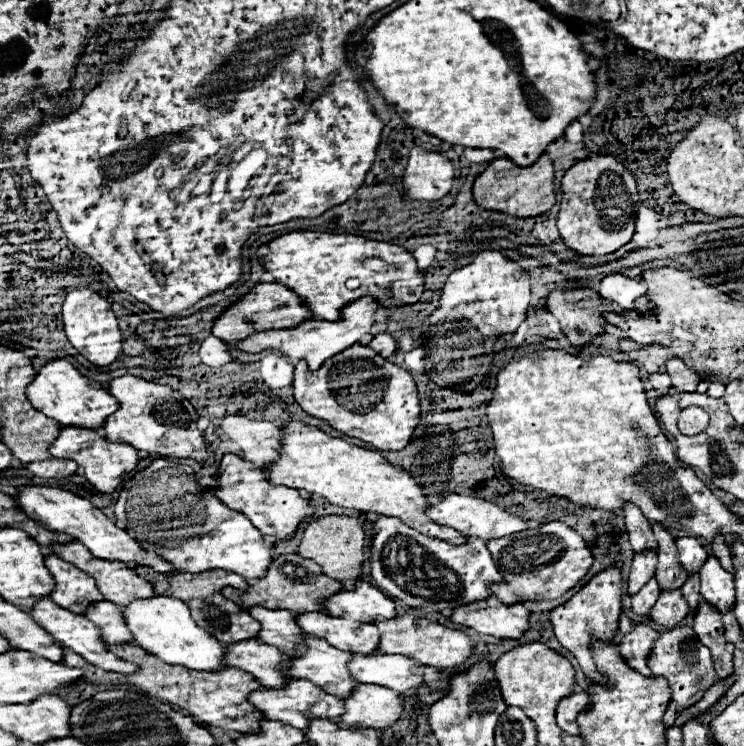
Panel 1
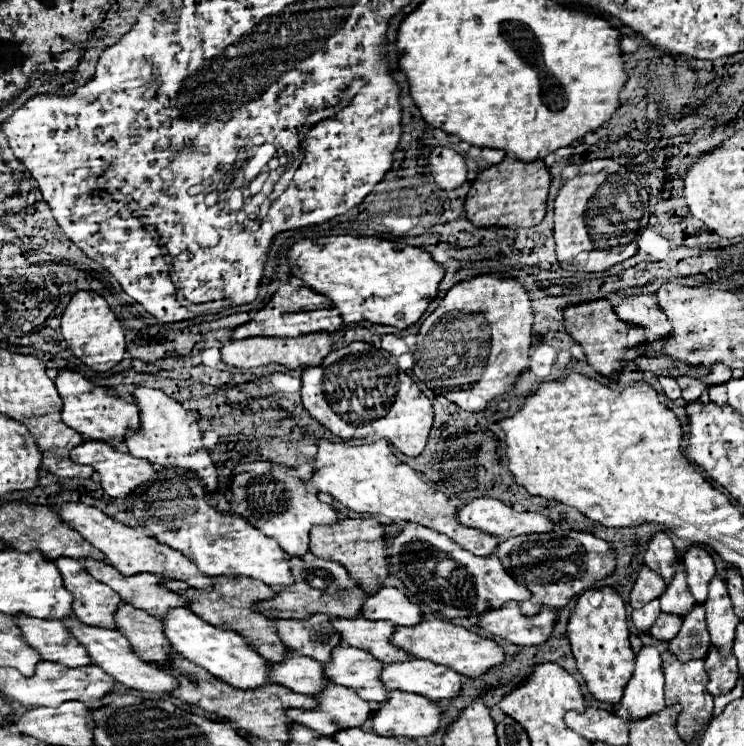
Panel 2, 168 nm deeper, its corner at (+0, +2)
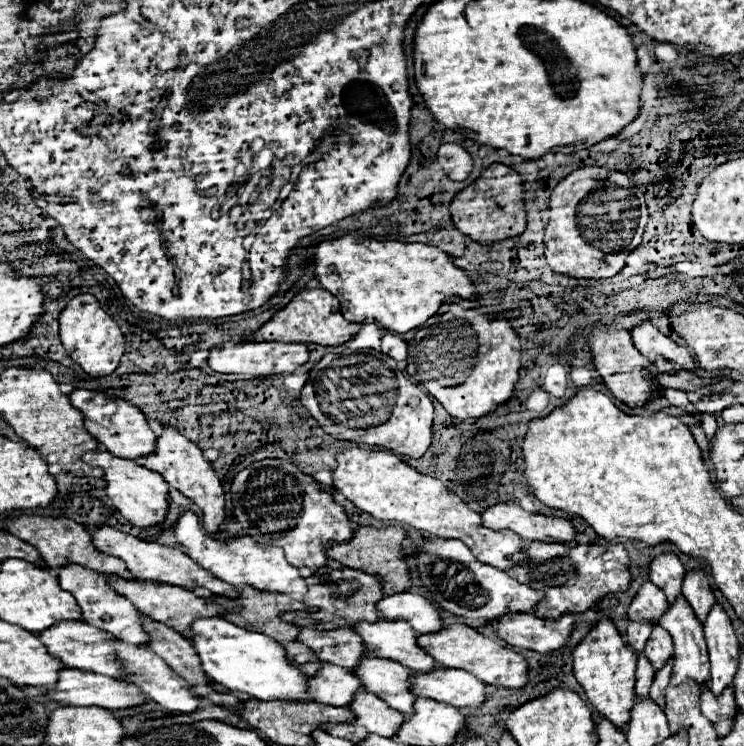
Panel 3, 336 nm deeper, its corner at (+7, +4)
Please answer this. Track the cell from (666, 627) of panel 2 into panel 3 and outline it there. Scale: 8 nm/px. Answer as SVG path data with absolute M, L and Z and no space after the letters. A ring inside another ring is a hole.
M653 626L653 634L647 642L645 656L651 662L653 672L659 672L669 662L669 658L673 656L673 638L669 636L669 632L665 632L665 628Z

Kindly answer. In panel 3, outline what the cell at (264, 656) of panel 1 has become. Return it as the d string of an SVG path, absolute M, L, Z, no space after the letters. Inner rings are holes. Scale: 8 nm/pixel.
M323 664L317 676L309 678L311 698L329 706L349 706L359 690L363 690L361 680L343 666Z

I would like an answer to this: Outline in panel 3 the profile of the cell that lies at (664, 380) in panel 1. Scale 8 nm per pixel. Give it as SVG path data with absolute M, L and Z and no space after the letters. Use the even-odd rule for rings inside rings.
M665 388L665 390L663 390L663 396L669 400L671 406L681 408L683 412L691 412L691 414L701 422L701 414L699 414L697 408L687 400L687 394L685 394L685 392L679 392L679 390L673 390L673 388Z

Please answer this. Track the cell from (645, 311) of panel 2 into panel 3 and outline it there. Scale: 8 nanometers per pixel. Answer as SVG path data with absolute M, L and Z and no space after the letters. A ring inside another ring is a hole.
M641 324L637 328L631 330L635 348L649 360L655 362L659 356L665 360L671 360L675 364L679 364L683 370L695 372L697 364L691 356L691 352L685 346L679 346L677 342L673 342L669 336L663 336L653 324Z

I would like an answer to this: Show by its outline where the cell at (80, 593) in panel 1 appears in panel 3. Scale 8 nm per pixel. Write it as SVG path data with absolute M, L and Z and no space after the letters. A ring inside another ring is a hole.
M67 564L65 568L59 568L57 570L57 576L59 576L59 584L63 590L71 592L77 600L77 604L81 606L83 610L83 620L87 624L93 624L113 636L117 636L119 640L123 642L129 642L129 644L135 644L135 646L145 646L149 644L149 634L145 632L143 628L143 620L141 620L141 612L125 598L125 596L119 596L111 586L109 586L109 580L107 576L103 574L97 574L89 568L83 568L83 566L77 566L77 564Z

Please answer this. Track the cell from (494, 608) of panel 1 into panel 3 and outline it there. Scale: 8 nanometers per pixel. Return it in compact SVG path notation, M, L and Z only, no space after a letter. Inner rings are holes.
M525 612L503 616L493 626L507 644L515 648L535 650L539 654L549 654L567 642L575 630L575 618L571 614L565 614L559 620L545 620L537 618L531 612Z

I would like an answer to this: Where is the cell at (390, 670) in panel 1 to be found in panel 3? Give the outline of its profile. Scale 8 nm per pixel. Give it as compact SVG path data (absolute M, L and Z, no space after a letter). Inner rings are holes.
M435 668L429 674L415 674L411 678L411 692L415 696L425 696L437 702L451 704L455 708L479 708L487 700L487 684L475 678L473 674L465 670L453 670L453 668Z

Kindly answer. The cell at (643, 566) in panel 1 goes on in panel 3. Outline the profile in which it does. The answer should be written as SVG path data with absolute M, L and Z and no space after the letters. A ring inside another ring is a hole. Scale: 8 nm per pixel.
M645 582L629 606L629 620L657 624L667 608L669 604L665 596L661 596L661 590L655 584Z

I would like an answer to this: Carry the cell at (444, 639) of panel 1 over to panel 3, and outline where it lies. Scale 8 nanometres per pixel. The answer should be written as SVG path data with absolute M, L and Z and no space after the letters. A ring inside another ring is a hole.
M451 624L445 628L445 632L437 632L433 636L419 636L417 644L421 644L421 648L425 648L429 654L435 656L439 666L447 666L447 668L463 668L467 672L471 672L473 676L481 678L485 684L491 686L501 686L501 688L523 688L527 684L527 660L517 654L511 648L505 648L503 644L483 636L481 632L477 632L471 626L465 624Z

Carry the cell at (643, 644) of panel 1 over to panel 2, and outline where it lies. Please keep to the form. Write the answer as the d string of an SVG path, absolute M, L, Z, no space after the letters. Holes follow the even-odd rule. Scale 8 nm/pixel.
M642 646L640 652L636 652L634 674L624 688L624 696L616 712L620 718L644 718L666 706L660 664L660 652L656 646Z

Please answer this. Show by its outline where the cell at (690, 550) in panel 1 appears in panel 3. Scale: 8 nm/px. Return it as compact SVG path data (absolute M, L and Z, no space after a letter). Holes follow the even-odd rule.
M703 570L697 572L689 572L685 576L685 584L683 584L683 596L689 602L689 606L693 608L695 616L701 620L701 624L705 624L705 618L709 614L709 610L715 604L715 596L709 588L707 576Z

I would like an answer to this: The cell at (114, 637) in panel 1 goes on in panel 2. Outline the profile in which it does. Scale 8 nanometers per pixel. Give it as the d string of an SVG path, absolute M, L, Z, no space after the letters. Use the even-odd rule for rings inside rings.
M120 602L116 616L116 630L126 636L132 650L140 654L146 662L158 662L166 664L170 658L168 642L164 642L164 634L160 630L160 620L146 614L144 610L138 610L130 604Z

